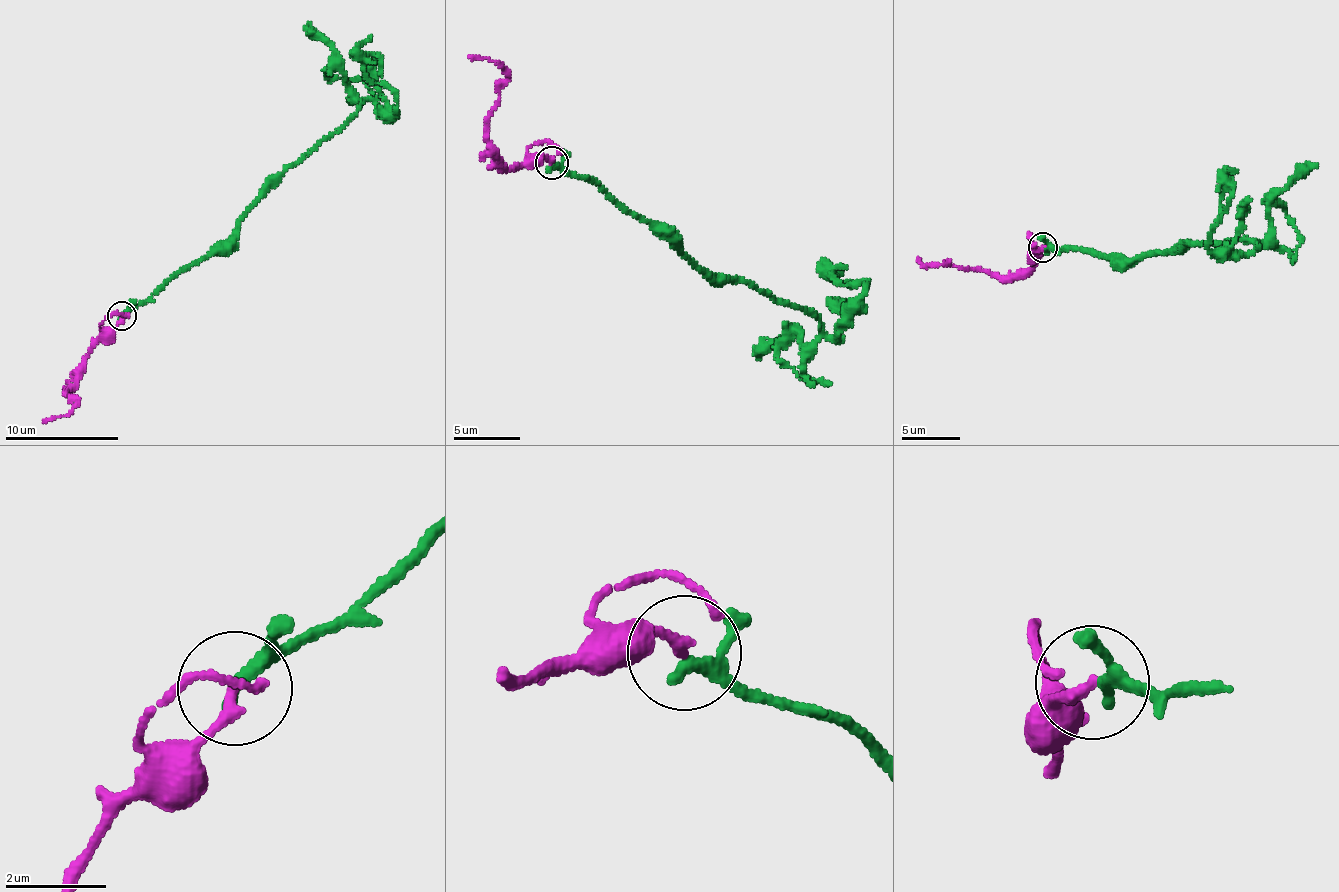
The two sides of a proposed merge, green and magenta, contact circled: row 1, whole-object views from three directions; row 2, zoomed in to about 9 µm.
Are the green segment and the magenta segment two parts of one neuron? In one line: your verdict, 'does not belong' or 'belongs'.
belongs

